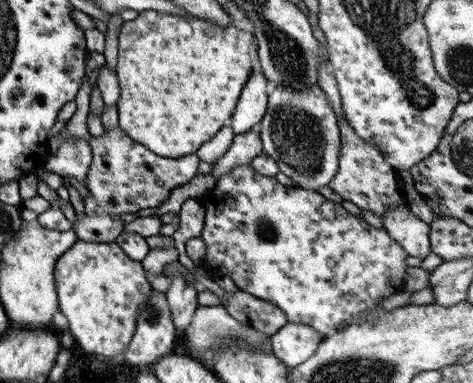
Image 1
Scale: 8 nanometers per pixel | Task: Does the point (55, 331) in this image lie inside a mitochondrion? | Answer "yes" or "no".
no

